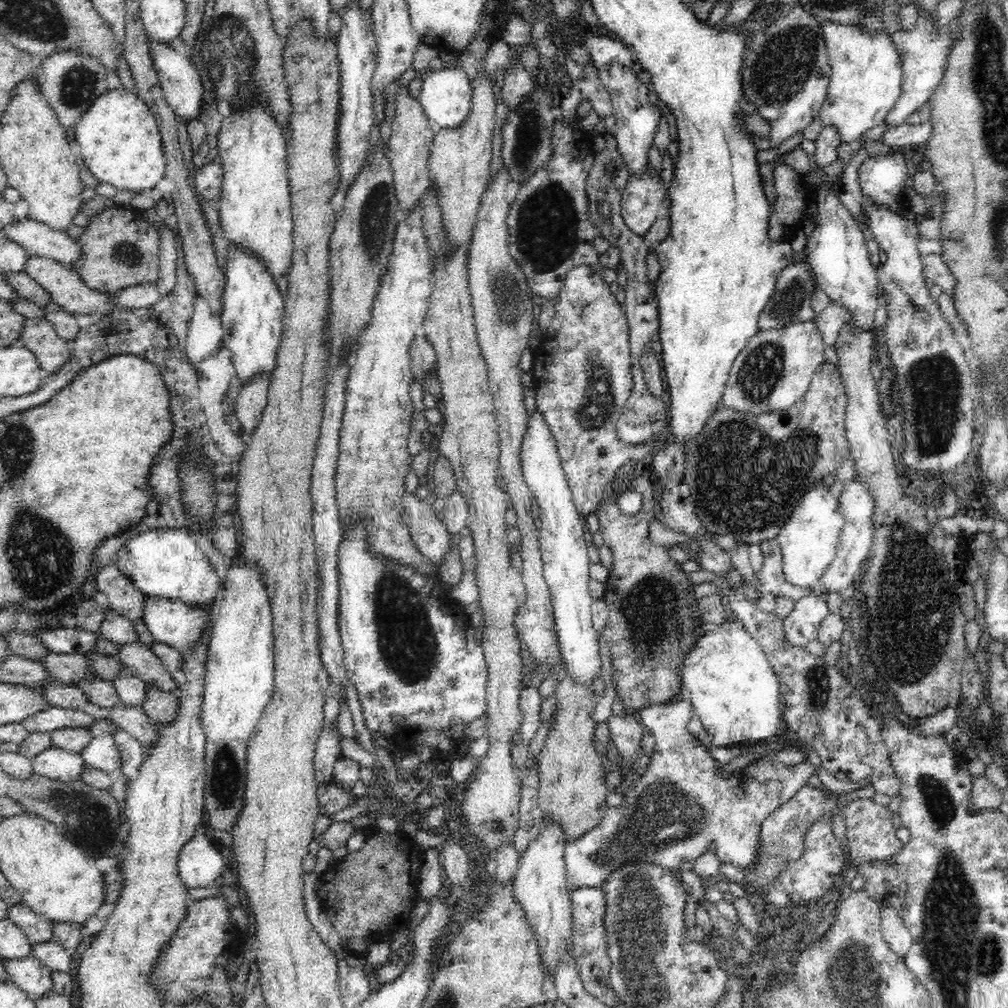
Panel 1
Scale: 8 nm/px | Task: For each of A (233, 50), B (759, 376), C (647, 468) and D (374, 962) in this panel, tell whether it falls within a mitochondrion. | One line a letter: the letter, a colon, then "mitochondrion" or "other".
A: mitochondrion
B: mitochondrion
C: other
D: other

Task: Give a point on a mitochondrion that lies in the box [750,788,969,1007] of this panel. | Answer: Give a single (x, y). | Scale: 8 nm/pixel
(854, 967)

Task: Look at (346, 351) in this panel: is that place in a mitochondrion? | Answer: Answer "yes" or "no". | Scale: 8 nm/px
no

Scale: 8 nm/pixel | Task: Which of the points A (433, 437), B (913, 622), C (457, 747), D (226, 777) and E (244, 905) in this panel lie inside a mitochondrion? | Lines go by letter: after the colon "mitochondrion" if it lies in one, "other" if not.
A: other
B: mitochondrion
C: other
D: mitochondrion
E: other

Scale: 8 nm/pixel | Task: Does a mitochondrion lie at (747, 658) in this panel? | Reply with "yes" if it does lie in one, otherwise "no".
no

